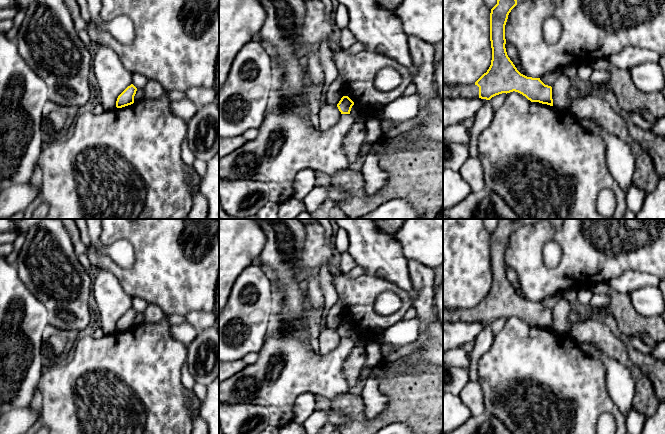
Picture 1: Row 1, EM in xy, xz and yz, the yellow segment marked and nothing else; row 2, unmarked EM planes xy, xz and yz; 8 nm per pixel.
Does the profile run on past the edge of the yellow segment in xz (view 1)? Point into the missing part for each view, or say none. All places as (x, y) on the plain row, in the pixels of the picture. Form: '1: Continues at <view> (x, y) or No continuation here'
1: No continuation here

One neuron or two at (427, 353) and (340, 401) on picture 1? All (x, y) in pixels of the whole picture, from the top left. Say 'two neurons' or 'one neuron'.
two neurons

